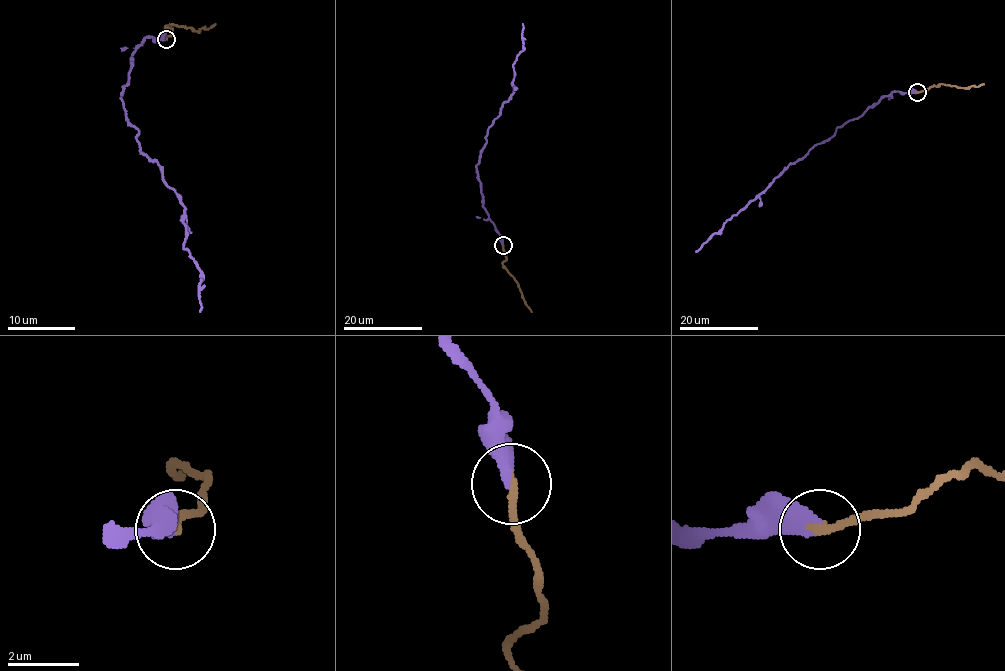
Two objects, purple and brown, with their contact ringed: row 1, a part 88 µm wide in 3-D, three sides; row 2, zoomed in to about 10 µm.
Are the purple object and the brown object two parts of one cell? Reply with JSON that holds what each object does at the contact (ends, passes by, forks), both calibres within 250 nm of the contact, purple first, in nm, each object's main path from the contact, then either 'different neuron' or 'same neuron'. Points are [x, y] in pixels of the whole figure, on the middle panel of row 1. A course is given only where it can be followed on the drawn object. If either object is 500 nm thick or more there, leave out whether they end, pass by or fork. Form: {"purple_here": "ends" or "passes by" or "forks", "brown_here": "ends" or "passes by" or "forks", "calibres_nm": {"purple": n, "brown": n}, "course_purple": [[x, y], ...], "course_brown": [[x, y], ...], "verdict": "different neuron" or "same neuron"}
{"purple_here": "ends", "brown_here": "ends", "calibres_nm": {"purple": 440, "brown": 240}, "course_purple": [[503, 245], [502, 237], [483, 207], [476, 167], [488, 127], [514, 92], [513, 64], [523, 46], [522, 23]], "course_brown": [[503, 245], [506, 259], [503, 267], [514, 277], [531, 312]], "verdict": "different neuron"}

